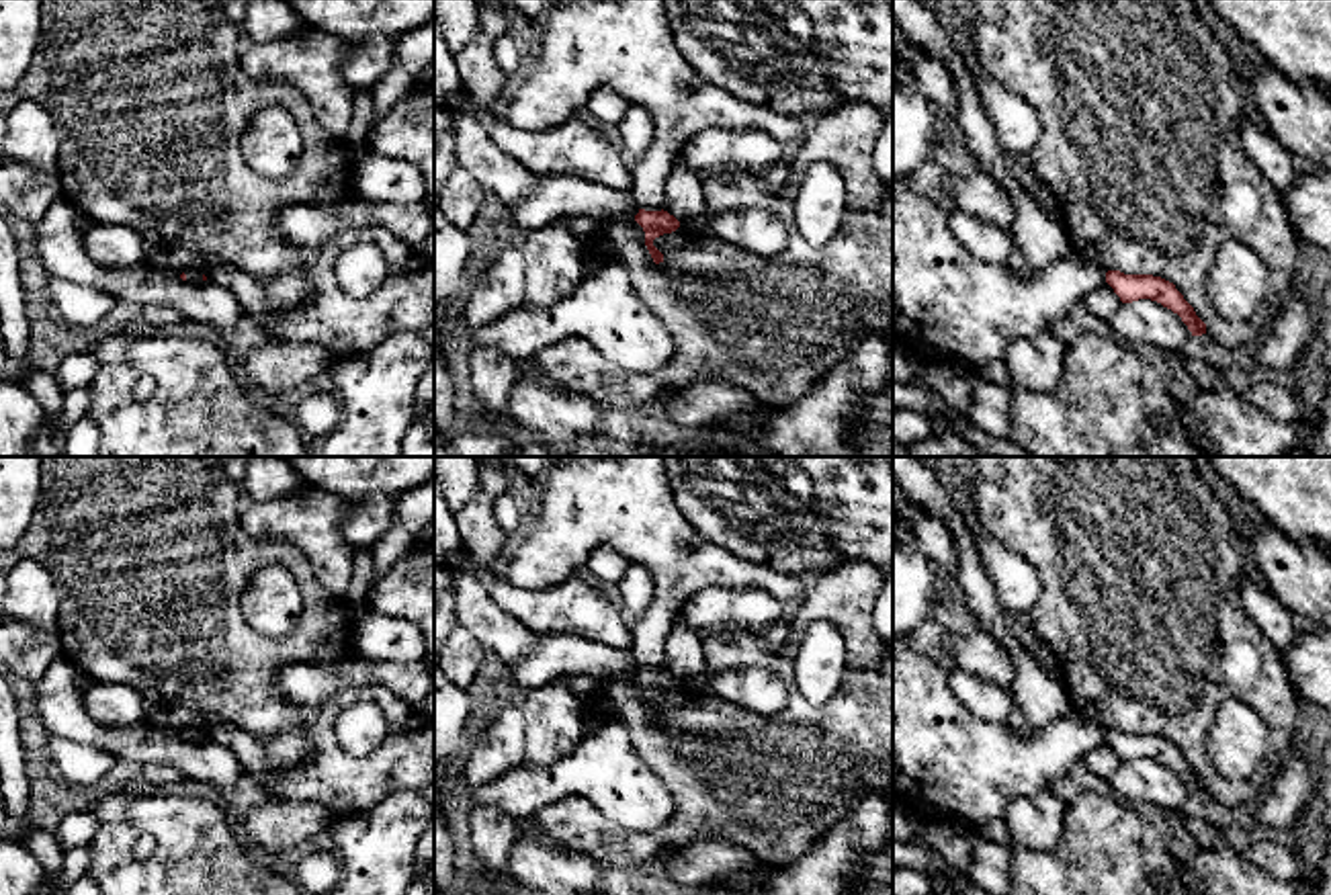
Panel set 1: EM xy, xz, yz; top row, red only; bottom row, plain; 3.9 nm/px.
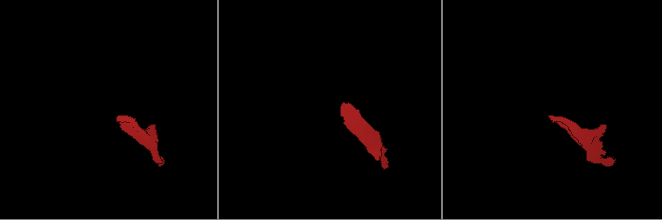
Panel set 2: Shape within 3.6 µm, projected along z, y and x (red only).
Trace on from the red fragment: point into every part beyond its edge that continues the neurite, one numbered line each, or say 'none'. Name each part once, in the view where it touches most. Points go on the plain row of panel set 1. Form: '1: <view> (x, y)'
none

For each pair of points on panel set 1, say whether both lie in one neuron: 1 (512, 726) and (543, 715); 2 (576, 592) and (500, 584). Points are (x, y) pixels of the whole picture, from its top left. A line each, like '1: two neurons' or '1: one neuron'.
1: two neurons
2: one neuron

